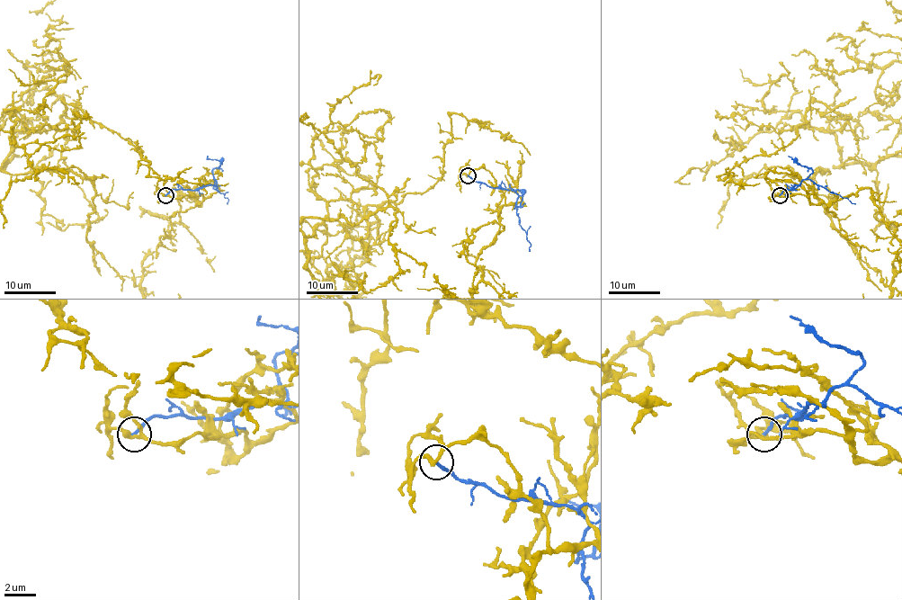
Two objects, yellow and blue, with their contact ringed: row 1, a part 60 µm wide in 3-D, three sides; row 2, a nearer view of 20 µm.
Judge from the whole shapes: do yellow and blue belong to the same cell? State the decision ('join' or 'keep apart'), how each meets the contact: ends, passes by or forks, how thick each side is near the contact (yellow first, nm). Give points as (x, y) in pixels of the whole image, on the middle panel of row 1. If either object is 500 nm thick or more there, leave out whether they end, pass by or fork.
keep apart; yellow passes by; blue ends there; 280 nm thick on the yellow side, 200 nm on the other

